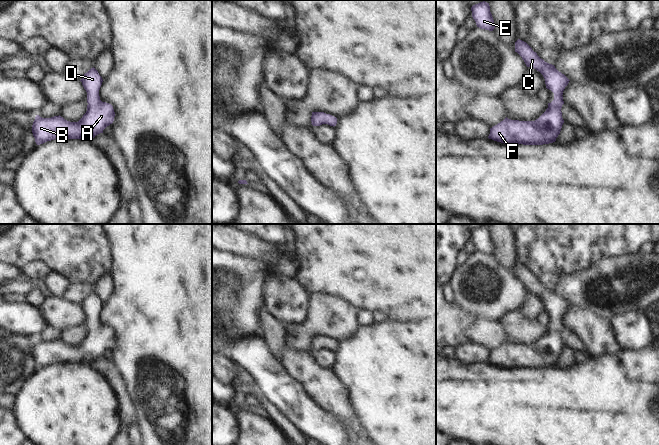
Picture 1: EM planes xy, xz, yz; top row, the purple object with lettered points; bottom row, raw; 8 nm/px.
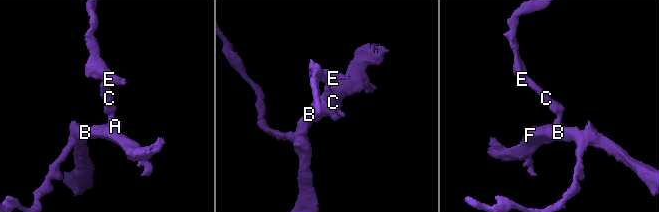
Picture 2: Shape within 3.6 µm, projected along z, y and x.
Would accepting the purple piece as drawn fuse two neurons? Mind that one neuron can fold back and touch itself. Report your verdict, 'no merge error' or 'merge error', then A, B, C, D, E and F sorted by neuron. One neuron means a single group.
no merge error | A B C D E F

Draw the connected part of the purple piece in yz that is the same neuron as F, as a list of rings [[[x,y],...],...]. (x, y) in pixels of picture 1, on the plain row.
[[[520,263],[515,266],[515,276],[522,281],[527,291],[532,291],[543,299],[546,312],[554,317],[554,324],[548,327],[546,335],[535,345],[511,344],[506,341],[490,352],[488,362],[507,369],[553,367],[564,347],[561,336],[564,328],[562,319],[570,304],[554,289],[541,283],[526,266]]]

